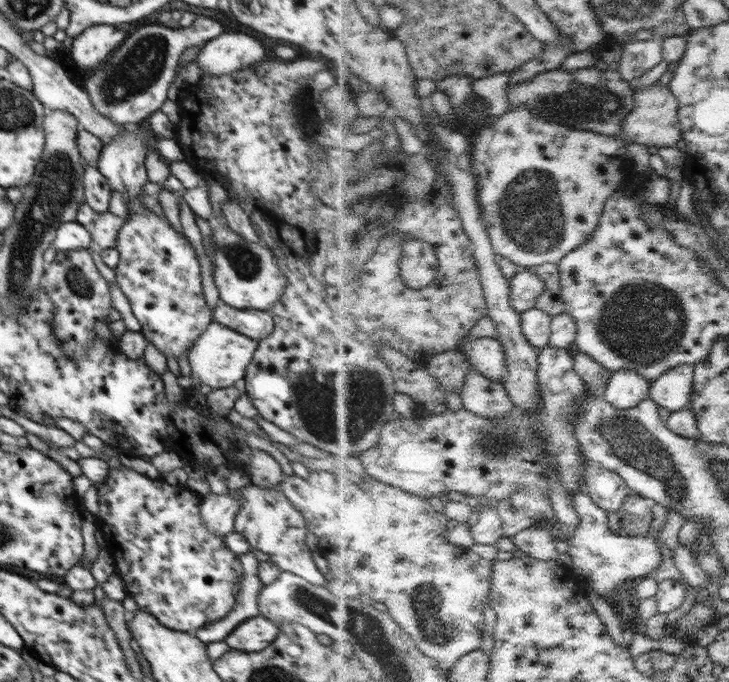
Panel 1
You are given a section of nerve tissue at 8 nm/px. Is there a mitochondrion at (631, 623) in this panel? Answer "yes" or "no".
no

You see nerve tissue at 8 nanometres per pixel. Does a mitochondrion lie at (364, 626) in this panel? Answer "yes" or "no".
yes

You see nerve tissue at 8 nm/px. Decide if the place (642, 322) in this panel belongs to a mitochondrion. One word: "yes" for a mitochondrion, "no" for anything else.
yes

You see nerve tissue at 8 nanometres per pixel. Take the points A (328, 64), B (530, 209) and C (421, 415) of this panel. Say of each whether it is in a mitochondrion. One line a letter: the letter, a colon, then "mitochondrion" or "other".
A: other
B: mitochondrion
C: other

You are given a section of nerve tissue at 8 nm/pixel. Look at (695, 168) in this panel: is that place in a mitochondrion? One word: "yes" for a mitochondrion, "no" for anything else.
no

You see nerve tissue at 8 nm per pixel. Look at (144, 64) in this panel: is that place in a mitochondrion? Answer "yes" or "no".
yes

